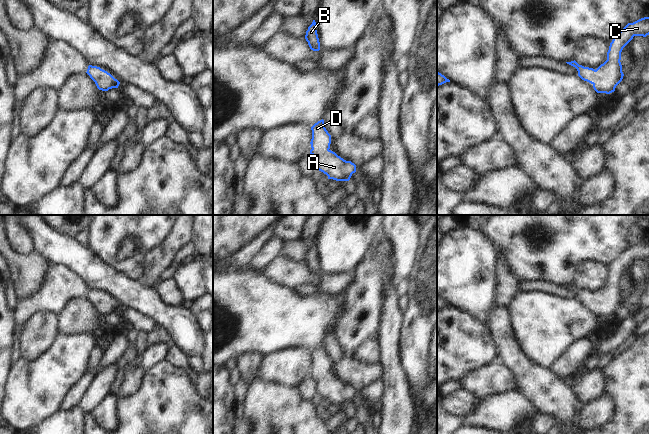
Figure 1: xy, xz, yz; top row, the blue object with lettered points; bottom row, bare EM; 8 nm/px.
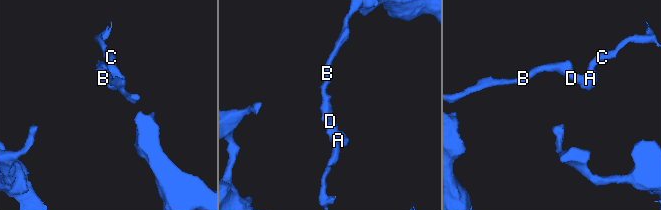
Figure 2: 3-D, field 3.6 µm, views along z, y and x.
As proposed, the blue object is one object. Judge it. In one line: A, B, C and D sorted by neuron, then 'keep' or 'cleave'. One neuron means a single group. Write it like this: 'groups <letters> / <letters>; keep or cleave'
groups A B C D; keep

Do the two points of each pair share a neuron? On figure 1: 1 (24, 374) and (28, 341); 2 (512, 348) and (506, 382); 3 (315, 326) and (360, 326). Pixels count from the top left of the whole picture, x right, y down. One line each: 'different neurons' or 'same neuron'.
1: different neurons
2: different neurons
3: different neurons

